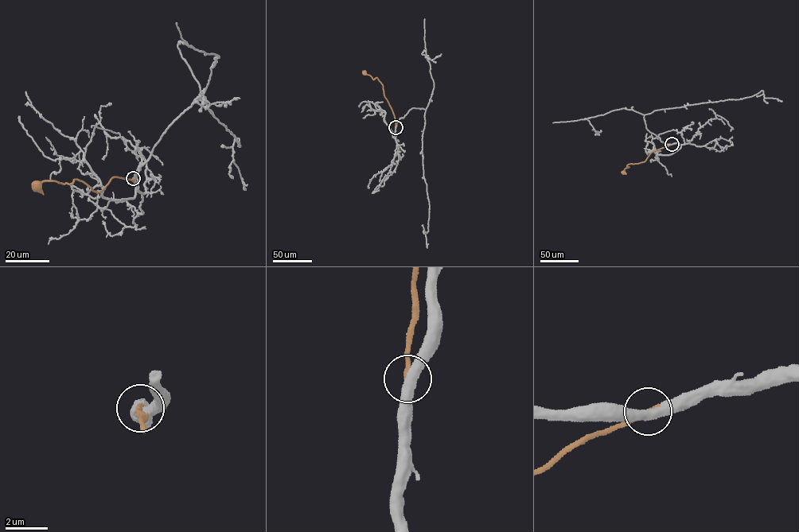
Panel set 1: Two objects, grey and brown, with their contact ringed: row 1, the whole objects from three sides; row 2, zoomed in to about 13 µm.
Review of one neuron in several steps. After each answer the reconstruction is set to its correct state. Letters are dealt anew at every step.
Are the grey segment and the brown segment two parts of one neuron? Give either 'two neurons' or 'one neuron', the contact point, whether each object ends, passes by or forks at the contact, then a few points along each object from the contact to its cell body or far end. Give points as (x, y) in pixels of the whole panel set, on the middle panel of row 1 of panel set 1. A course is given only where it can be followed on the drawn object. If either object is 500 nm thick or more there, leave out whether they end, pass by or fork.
one neuron; at (395, 127); grey passes by; brown ends there; grey runs (395, 127), (399, 120), (411, 109), (425, 110), (422, 152), (429, 207), (428, 231), (425, 231), (427, 247); brown runs (395, 127), (395, 117), (384, 95), (383, 84), (377, 78), (373, 79), (364, 73)

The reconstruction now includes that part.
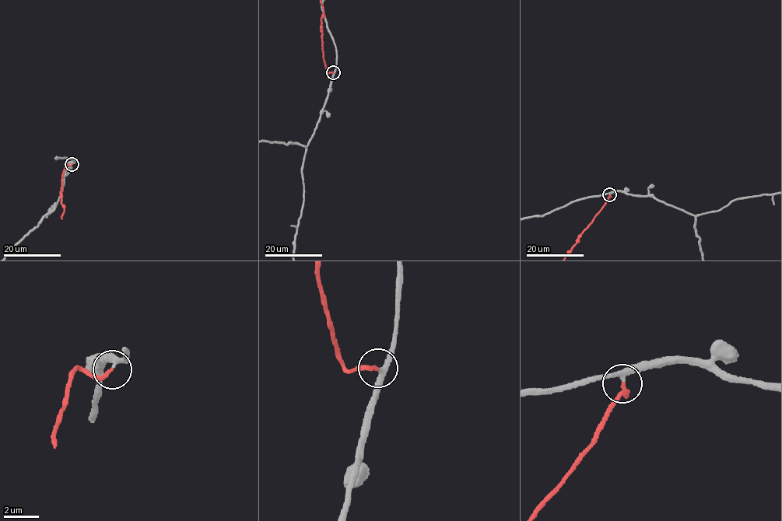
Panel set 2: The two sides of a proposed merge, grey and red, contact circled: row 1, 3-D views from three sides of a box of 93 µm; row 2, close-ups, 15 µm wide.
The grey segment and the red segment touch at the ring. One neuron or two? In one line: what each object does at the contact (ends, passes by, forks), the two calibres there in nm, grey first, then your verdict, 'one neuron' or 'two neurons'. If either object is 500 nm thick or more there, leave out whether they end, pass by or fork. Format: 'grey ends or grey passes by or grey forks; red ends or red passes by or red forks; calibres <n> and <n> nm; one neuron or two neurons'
grey passes by; red ends; calibres 280 and 220 nm; one neuron

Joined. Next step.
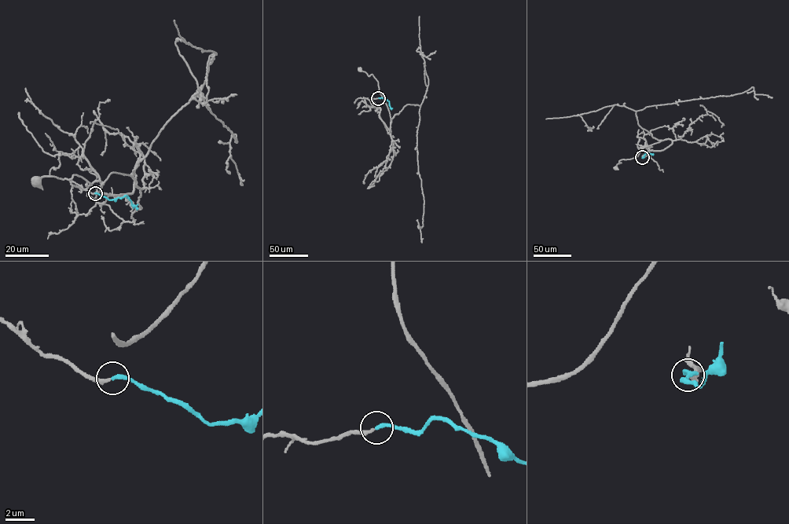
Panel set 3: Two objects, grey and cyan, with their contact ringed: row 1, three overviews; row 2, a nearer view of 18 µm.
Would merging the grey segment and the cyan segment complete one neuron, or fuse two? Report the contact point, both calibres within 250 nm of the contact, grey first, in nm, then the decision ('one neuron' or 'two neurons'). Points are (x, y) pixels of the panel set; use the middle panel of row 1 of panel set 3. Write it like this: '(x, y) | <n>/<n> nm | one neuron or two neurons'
(378, 98) | 260/280 nm | one neuron

